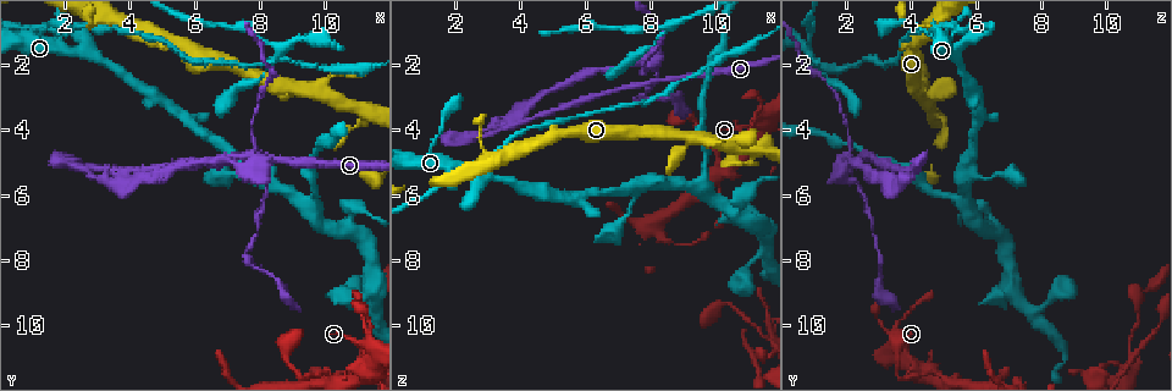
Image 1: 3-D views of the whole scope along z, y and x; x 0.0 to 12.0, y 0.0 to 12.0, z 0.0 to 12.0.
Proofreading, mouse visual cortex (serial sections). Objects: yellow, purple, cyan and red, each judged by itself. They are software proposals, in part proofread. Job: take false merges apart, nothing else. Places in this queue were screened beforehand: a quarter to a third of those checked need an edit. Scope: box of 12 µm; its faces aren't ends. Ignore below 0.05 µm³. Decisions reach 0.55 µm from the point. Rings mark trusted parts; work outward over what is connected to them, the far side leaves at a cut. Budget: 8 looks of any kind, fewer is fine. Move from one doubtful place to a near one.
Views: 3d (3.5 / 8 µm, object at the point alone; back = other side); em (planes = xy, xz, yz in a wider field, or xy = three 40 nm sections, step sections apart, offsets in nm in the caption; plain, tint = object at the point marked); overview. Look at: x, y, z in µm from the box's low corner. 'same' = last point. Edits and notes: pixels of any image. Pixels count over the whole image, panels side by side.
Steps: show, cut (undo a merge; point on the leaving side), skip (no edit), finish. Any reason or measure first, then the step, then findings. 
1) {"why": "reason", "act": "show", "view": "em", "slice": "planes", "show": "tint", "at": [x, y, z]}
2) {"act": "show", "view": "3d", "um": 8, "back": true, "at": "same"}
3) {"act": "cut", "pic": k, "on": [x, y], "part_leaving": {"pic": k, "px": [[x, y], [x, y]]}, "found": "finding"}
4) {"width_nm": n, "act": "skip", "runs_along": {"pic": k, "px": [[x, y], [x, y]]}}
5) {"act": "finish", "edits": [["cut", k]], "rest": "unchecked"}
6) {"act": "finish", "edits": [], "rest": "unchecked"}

{"why": "sharp bend", "act": "show", "view": "3d", "um": 3.5, "at": [11.3, 10.7, 3.7]}

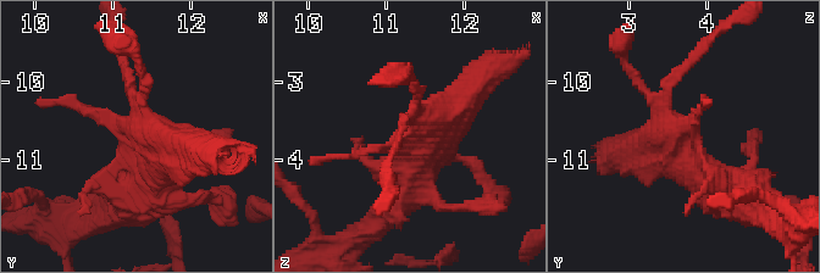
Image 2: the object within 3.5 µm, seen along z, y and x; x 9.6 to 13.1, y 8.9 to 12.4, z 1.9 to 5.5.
{"why": "shape alone is not enough", "act": "show", "view": "em", "slice": "xy", "step": 5, "show": "plain", "at": [11.35, 10.70, 3.60]}

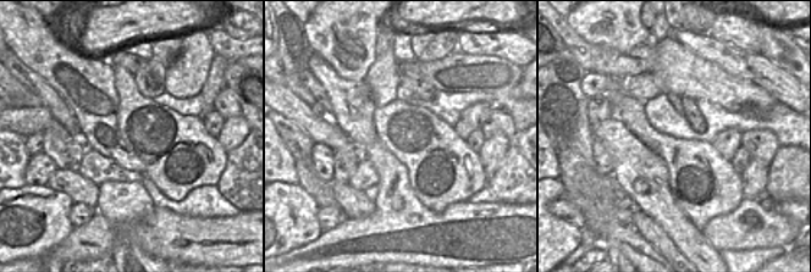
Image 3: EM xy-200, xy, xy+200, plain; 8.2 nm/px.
{"act": "show", "view": "em", "slice": "xy", "step": 5, "show": "tint", "at": "same"}

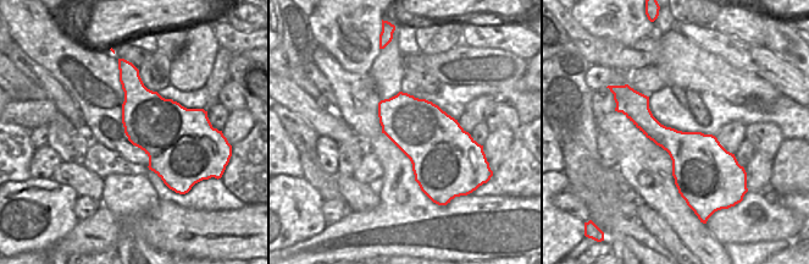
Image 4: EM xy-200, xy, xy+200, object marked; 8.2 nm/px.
{"act": "skip", "runs_along": {"pic": 2, "px": [[77, 105], [155, 150], [140, 190]]}, "found": "one cell here"}

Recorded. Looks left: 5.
{"why": "sharp bend", "act": "show", "view": "3d", "um": 3.5, "at": [9.4, 6.4, 5.8]}

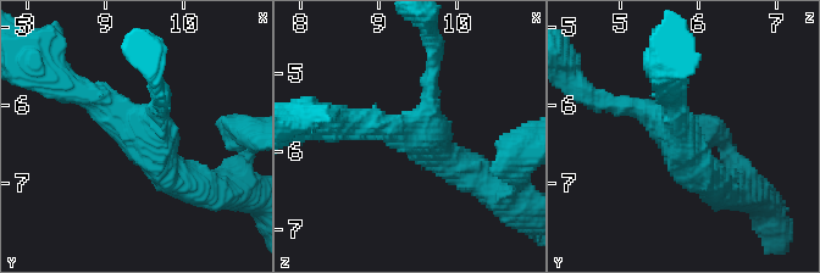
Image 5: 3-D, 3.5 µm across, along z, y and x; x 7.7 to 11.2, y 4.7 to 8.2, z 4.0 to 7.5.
{"arms": 3, "arm_widths_nm": [200, 350, 450], "act": "show", "view": "em", "slice": "xy", "step": 2, "show": "tint", "at": [9.45, 6.40, 5.80]}

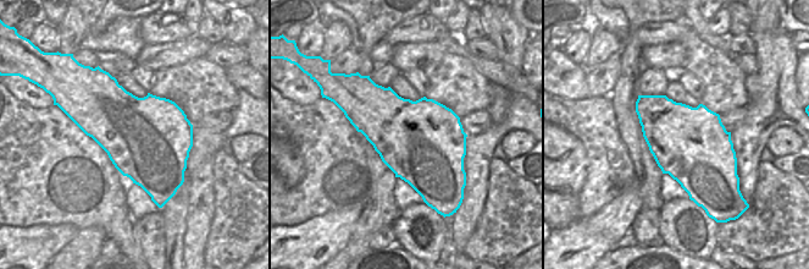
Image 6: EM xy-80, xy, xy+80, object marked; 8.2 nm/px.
{"act": "skip", "runs_along": {"pic": 5, "px": [[75, 88], [195, 182]]}, "found": "one cell here"}

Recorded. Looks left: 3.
{"why": "two arms in line, one across", "act": "show", "view": "3d", "um": 8, "at": [1.9, 1.0, 5.6]}

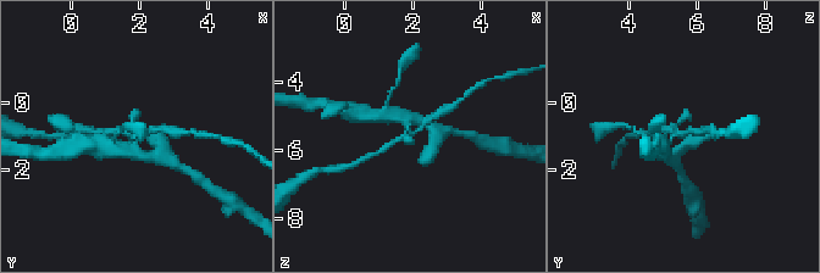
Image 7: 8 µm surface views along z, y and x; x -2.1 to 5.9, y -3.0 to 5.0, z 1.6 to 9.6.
{"act": "show", "view": "em", "slice": "xy", "step": 5, "show": "tint", "at": [1.8, 0.9, 5.6]}

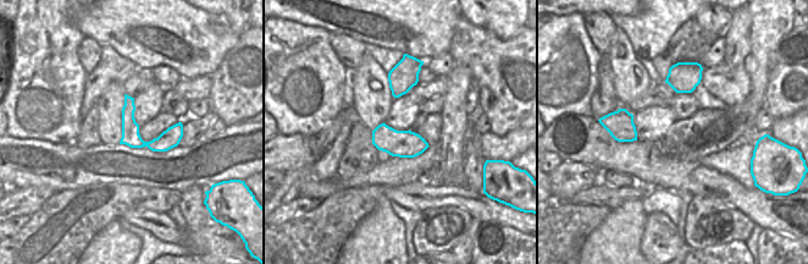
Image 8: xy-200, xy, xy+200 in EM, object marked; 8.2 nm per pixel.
{"act": "cut", "pic": 7, "on": [134, 117], "found": "two cells meet here"}

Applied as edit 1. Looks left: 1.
{"act": "finish", "edits": [["cut", 7]], "rest": "unchecked"}

